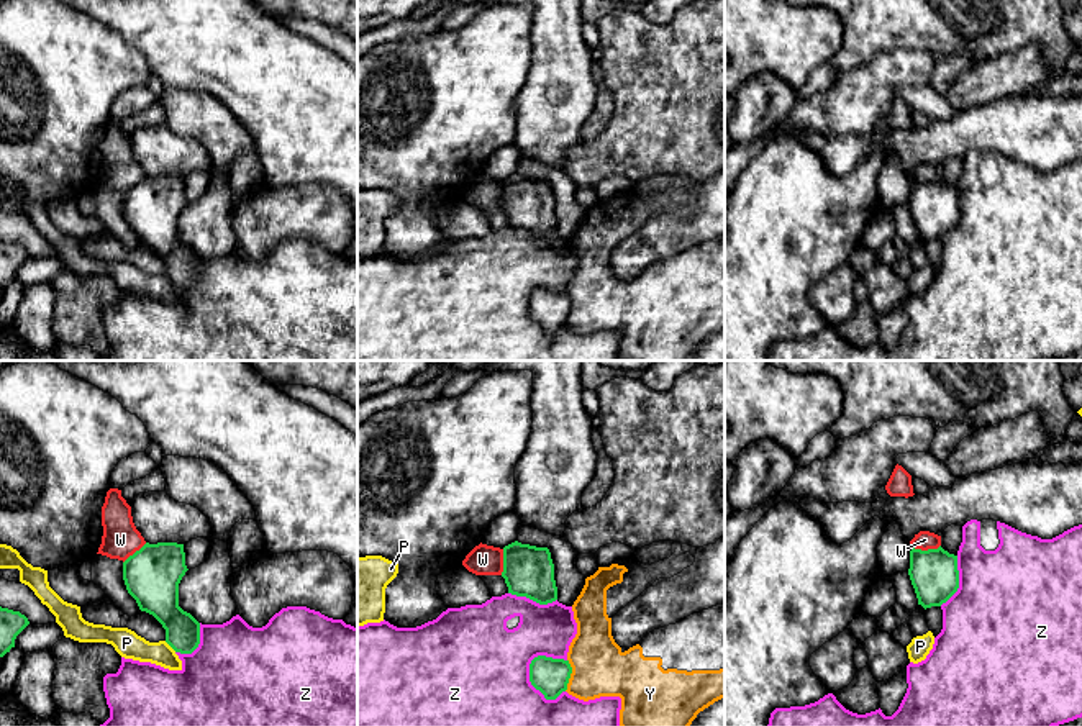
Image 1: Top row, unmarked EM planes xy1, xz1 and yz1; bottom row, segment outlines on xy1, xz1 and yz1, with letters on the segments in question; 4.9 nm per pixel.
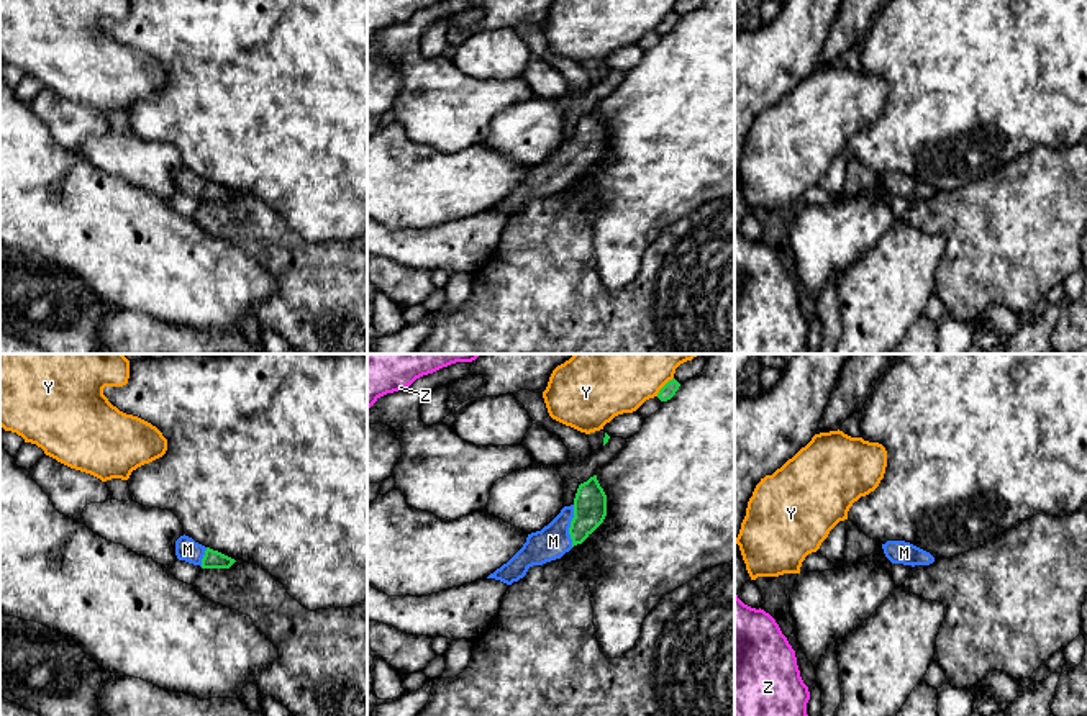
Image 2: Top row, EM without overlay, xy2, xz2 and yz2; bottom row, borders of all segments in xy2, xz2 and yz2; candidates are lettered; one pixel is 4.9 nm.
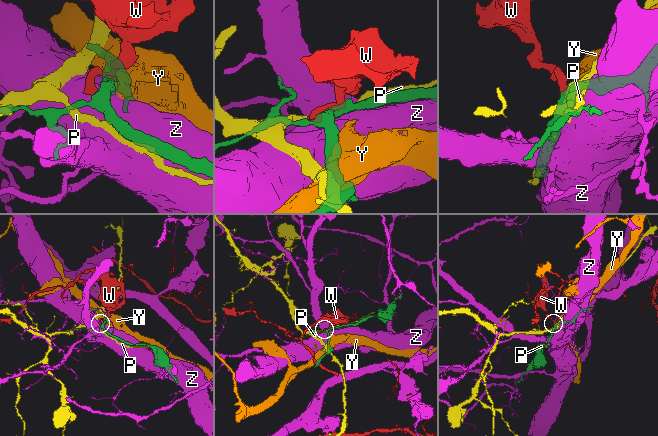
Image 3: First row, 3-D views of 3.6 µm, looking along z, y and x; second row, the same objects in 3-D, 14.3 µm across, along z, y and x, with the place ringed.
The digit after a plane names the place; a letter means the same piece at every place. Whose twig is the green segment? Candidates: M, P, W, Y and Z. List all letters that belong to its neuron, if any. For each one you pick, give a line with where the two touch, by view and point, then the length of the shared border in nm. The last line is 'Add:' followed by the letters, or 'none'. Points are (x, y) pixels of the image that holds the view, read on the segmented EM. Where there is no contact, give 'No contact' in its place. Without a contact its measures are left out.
M: Touches green at xz2 (571, 526). Shared border 200 nm
Add: M

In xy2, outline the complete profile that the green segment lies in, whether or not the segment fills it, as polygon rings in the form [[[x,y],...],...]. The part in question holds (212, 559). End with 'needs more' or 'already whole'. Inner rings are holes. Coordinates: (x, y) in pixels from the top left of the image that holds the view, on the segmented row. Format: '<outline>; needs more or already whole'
[[[185,534],[175,541],[175,555],[179,560],[200,565],[202,569],[230,569],[236,562],[218,551],[195,542]]]; needs more

